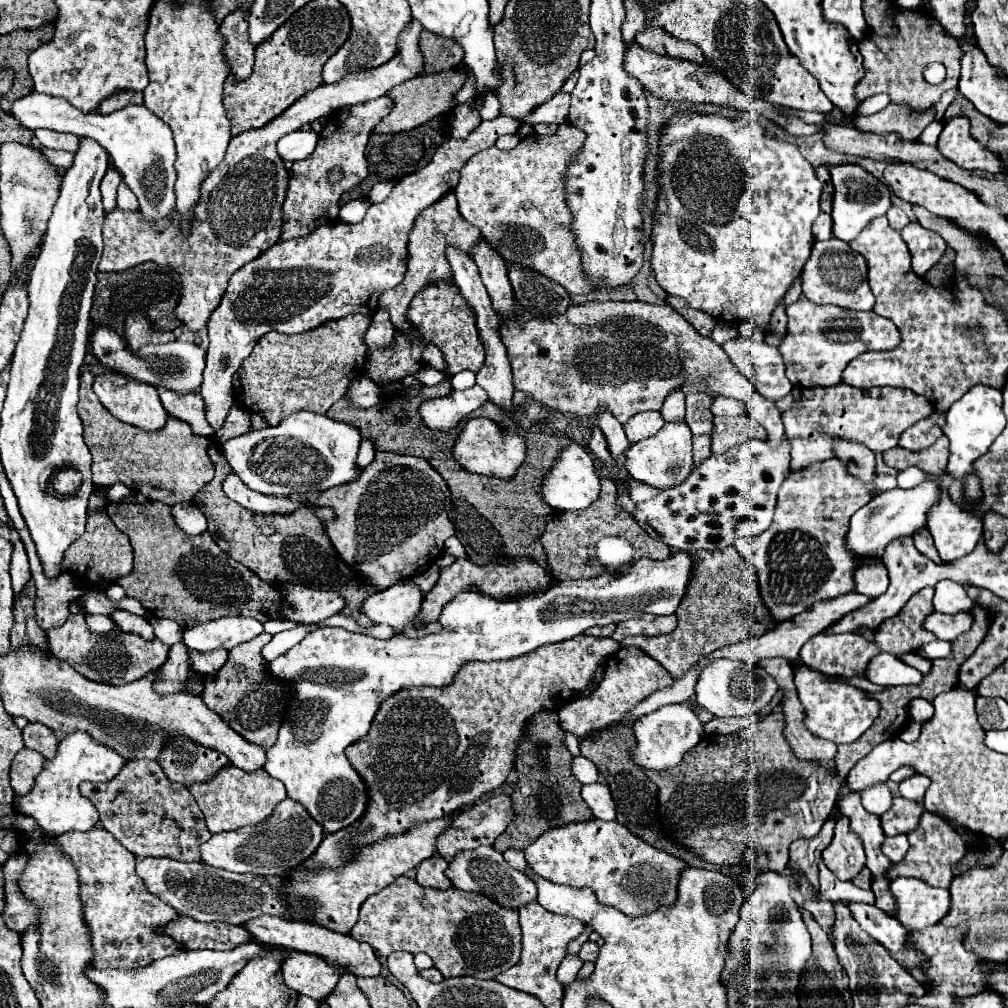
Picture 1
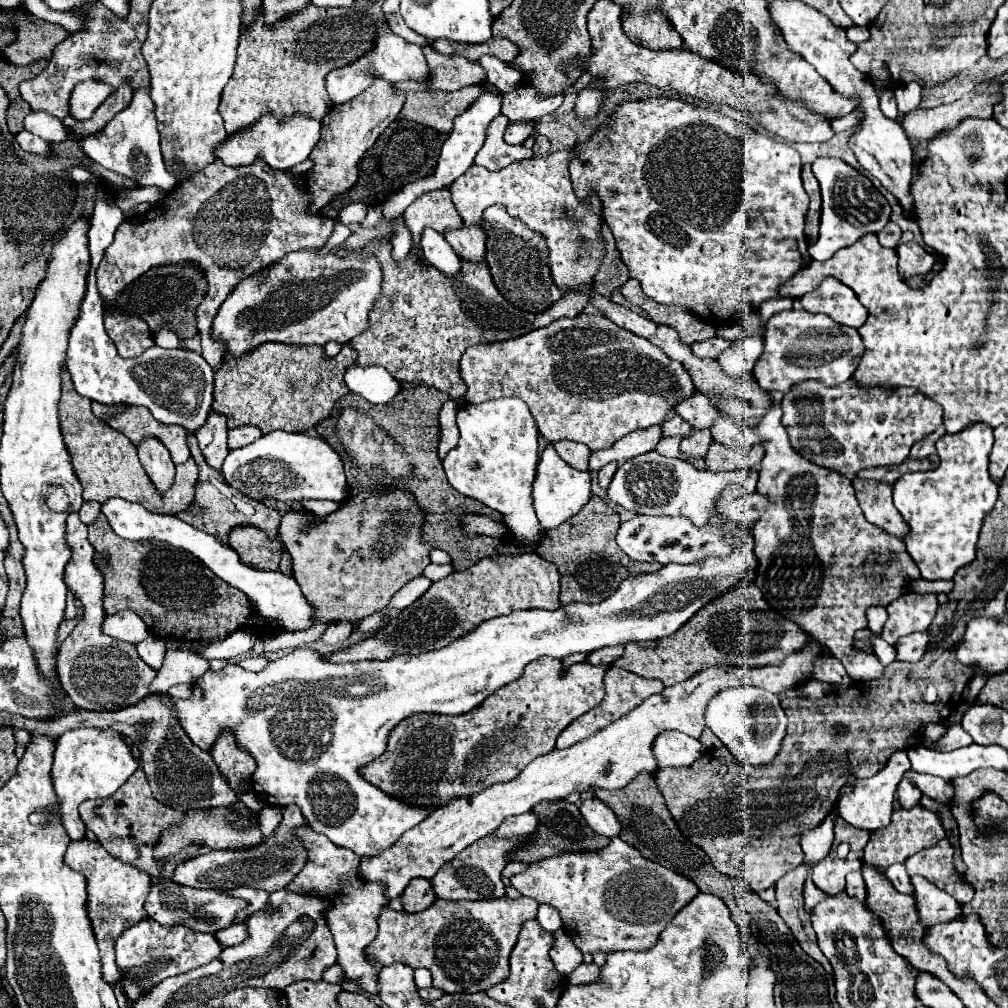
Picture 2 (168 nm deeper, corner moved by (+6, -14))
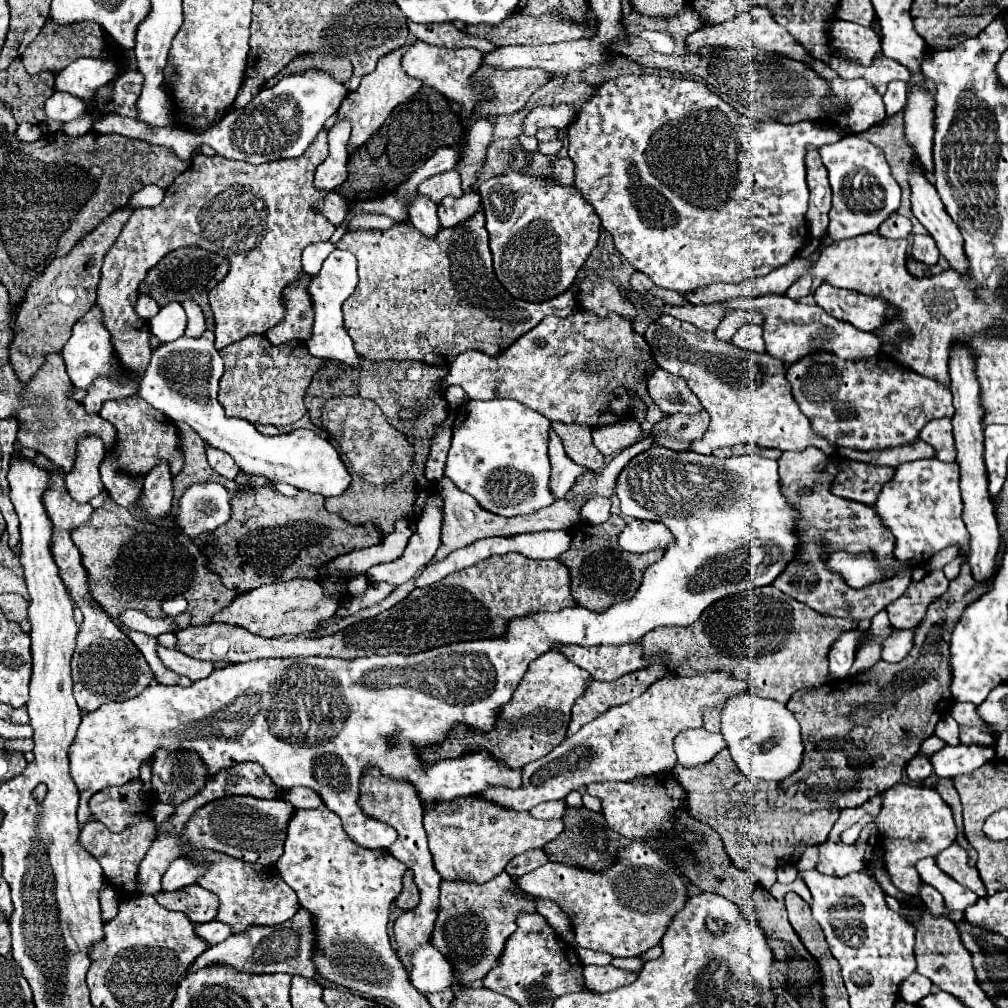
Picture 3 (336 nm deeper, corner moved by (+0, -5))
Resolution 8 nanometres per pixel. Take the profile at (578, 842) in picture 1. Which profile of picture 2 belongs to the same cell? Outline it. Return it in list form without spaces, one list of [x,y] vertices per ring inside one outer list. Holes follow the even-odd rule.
[[[613,837],[607,847],[597,851],[597,855],[569,853],[569,855],[543,859],[541,863],[533,863],[525,873],[511,877],[511,885],[521,895],[531,897],[537,903],[555,907],[561,915],[565,933],[579,947],[581,953],[591,953],[591,955],[651,949],[657,943],[661,931],[667,927],[667,923],[699,893],[697,885],[691,879],[645,859],[635,847],[631,847],[619,837]]]

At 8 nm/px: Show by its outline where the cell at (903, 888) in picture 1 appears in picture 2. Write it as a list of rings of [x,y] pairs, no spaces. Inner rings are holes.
[[[913,875],[911,883],[915,887],[919,919],[925,927],[933,927],[937,923],[947,923],[961,915],[959,903],[949,893],[941,891],[931,881],[927,881],[925,877]]]

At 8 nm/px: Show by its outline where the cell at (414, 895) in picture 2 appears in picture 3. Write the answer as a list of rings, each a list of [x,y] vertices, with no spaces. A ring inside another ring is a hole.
[[[407,870],[405,876],[403,876],[403,890],[397,896],[395,904],[401,910],[411,910],[411,908],[415,908],[419,904],[419,888],[415,886],[415,880],[411,878],[411,870]]]

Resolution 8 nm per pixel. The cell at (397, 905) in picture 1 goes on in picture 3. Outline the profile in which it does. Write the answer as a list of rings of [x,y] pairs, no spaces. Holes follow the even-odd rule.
[[[501,872],[497,878],[485,884],[443,880],[439,916],[431,934],[431,946],[441,950],[441,954],[453,964],[457,982],[469,984],[483,980],[489,970],[499,964],[503,944],[517,930],[515,918],[519,912],[535,912],[535,898],[517,894],[513,878],[507,872]]]

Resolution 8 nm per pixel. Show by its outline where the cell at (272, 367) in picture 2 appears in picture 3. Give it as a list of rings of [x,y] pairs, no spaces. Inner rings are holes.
[[[251,334],[233,342],[221,350],[221,358],[225,362],[225,374],[219,382],[219,404],[225,408],[225,414],[247,422],[273,424],[277,428],[285,428],[307,414],[303,396],[313,376],[327,364],[327,360],[307,354],[305,342],[271,346],[263,334]]]

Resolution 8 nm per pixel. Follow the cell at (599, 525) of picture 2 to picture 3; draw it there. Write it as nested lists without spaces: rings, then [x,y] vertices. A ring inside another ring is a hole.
[[[611,516],[603,524],[589,524],[581,520],[571,528],[571,546],[567,554],[559,556],[559,562],[569,568],[571,594],[577,604],[601,612],[623,598],[631,598],[641,584],[643,570],[663,556],[663,550],[655,550],[647,554],[623,552],[617,542],[623,528],[625,528],[625,520],[621,516]]]

